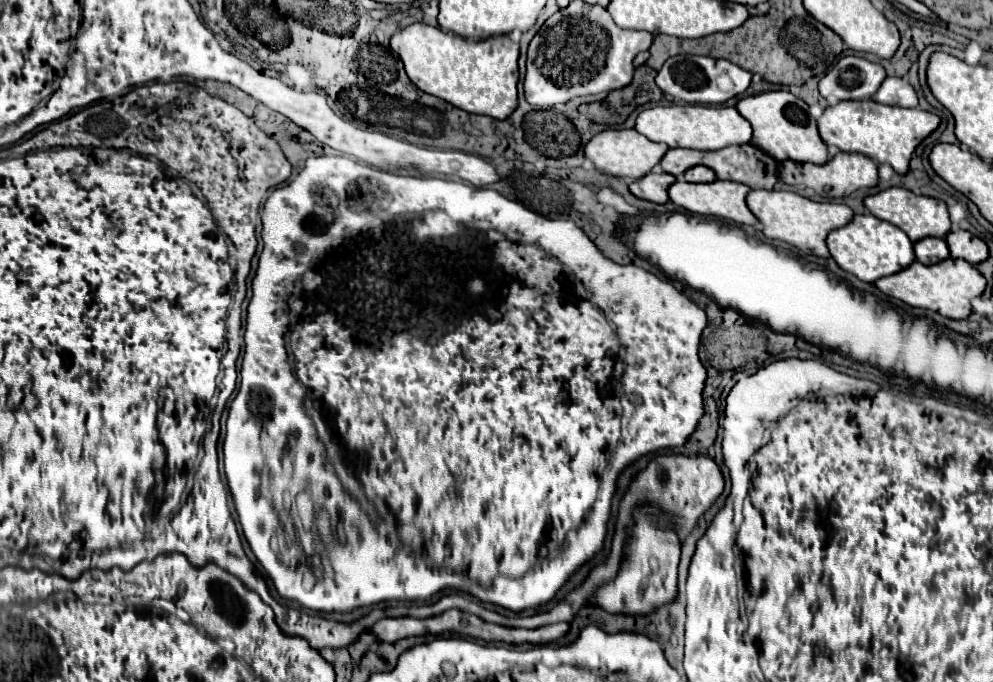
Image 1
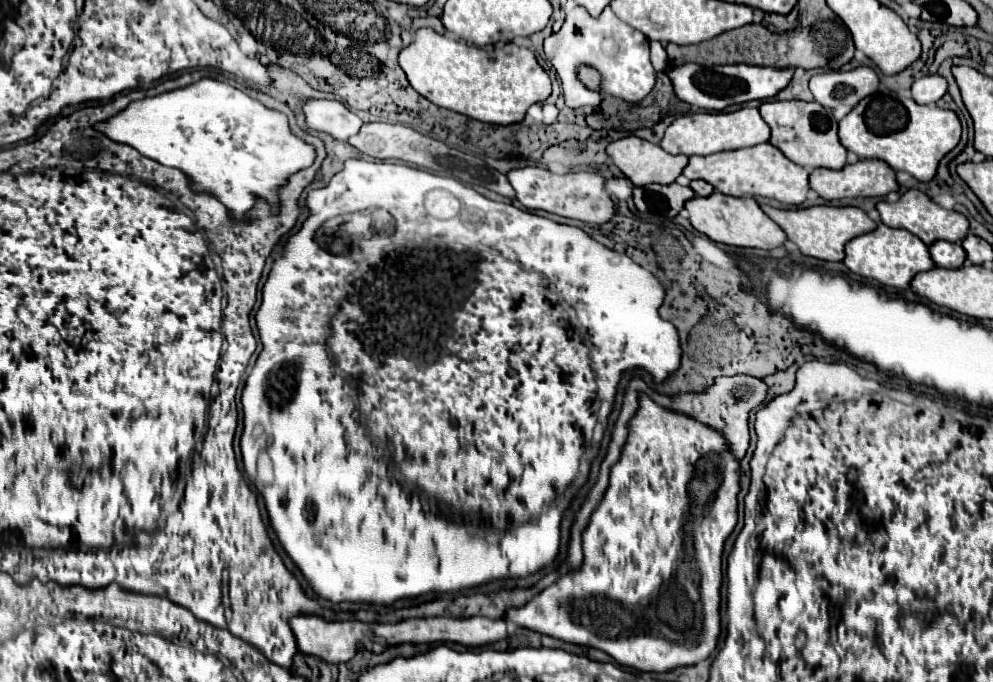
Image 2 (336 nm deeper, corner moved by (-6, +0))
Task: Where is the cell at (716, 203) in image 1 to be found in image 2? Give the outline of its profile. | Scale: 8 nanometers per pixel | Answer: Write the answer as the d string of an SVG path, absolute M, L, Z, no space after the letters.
M714 191L710 197L694 197L686 205L690 213L690 223L696 231L708 235L716 243L736 245L736 247L758 247L774 249L786 241L784 231L760 209L754 197L730 197Z

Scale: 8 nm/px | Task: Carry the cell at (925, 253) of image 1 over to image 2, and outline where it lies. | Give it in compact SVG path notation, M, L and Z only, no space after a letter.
M936 241L930 245L930 255L936 267L944 269L956 269L962 267L966 261L966 251L962 249L960 243L950 243L950 241Z

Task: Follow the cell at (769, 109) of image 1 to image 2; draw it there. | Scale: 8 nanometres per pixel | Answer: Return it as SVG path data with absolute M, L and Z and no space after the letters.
M766 101L758 107L762 119L768 123L772 135L770 143L798 165L842 169L846 165L846 149L838 141L838 121L832 111L812 101Z

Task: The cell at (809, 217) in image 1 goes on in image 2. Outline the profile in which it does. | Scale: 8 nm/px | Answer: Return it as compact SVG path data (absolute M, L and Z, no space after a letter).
M762 205L762 211L782 227L786 237L798 245L802 255L816 257L822 261L842 261L846 241L876 229L876 223L858 207L816 205L808 209L774 209L770 205Z

